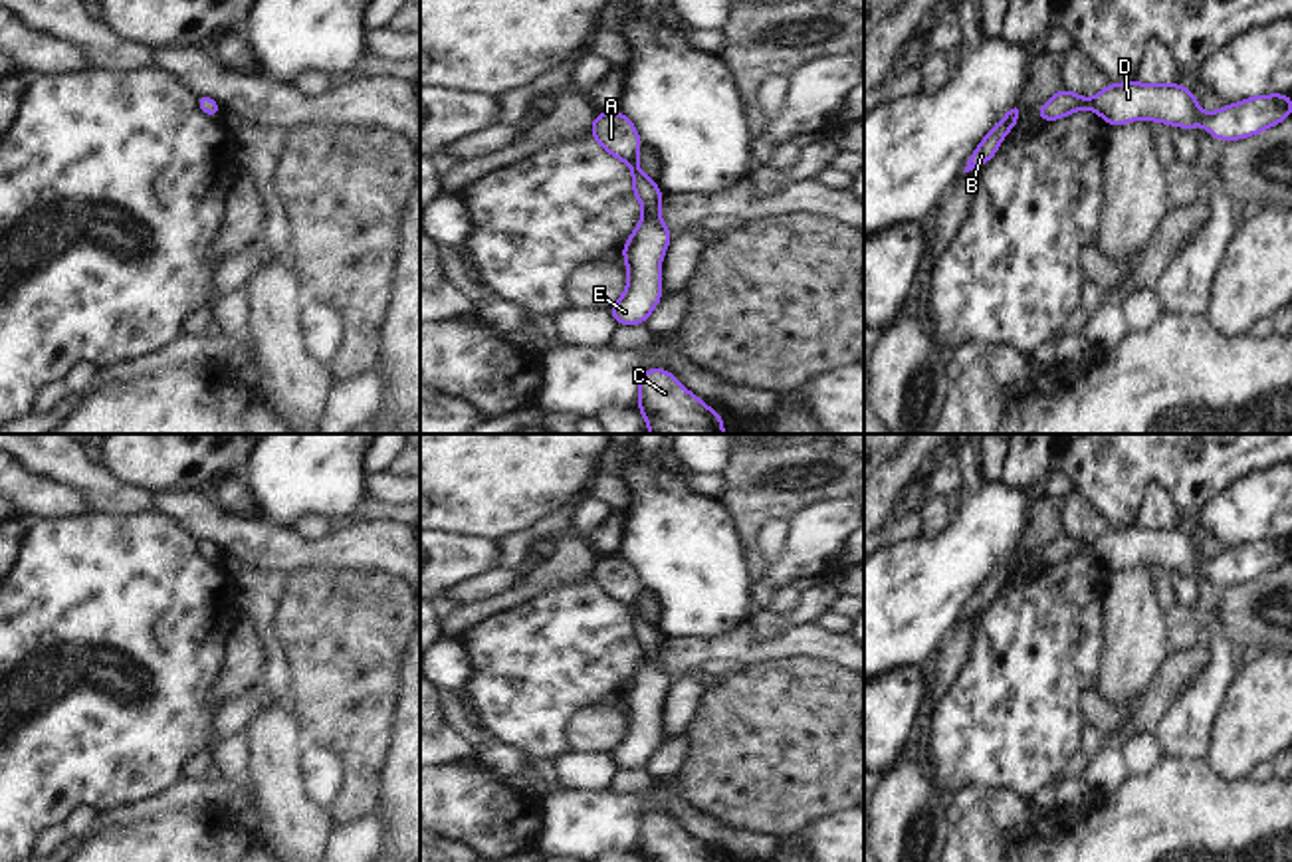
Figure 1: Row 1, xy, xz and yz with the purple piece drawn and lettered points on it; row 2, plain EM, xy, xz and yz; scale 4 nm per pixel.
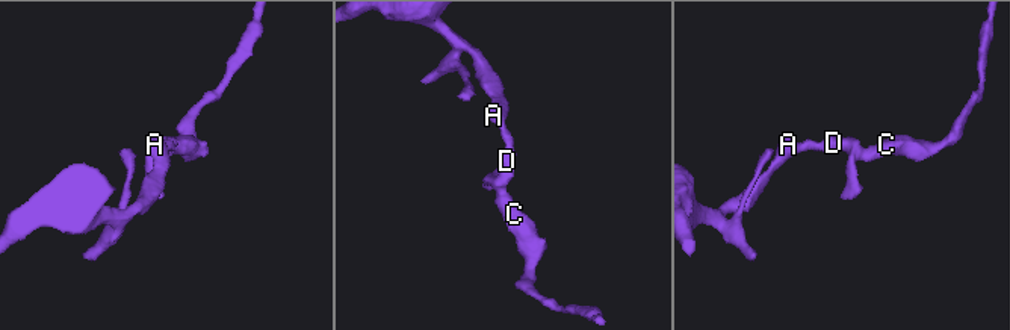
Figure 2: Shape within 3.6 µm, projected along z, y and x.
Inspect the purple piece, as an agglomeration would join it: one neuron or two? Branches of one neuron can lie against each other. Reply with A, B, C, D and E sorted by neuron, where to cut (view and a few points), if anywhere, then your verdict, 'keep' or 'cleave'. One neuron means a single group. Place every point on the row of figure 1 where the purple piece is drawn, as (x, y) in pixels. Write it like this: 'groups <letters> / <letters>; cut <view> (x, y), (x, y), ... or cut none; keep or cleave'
groups A B C D E; cut none; keep

